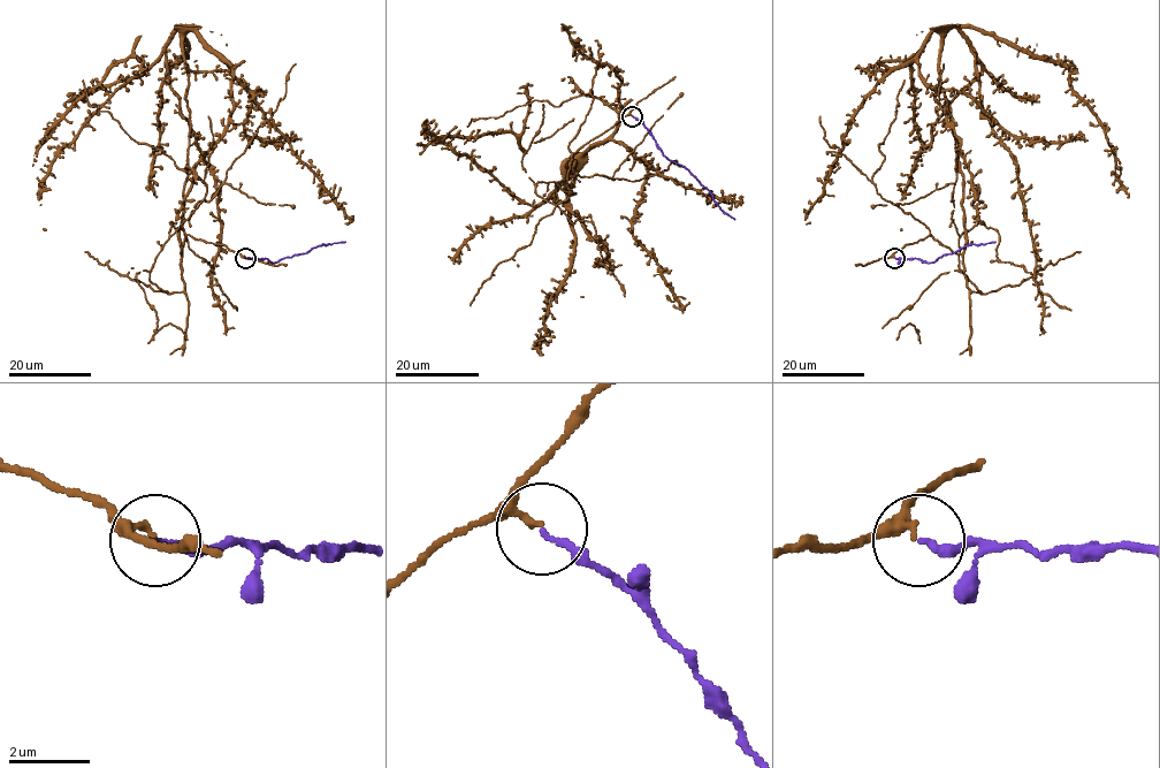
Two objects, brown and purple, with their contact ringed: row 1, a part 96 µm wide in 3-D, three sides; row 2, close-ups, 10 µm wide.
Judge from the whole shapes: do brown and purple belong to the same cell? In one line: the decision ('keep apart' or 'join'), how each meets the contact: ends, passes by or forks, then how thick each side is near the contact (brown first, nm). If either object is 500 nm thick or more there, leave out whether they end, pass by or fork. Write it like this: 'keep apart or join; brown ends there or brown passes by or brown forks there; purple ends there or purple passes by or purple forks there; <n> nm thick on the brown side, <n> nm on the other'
join; brown passes by; purple ends there; 100 nm thick on the brown side, 150 nm on the other

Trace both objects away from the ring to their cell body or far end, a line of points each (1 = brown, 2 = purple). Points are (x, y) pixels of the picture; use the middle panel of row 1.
1: (632, 115), (574, 152), (572, 187), (574, 162), (532, 205), (470, 156), (428, 144), (520, 134), (519, 88)
2: (632, 116), (648, 129), (664, 154), (685, 166), (716, 204), (734, 219)

